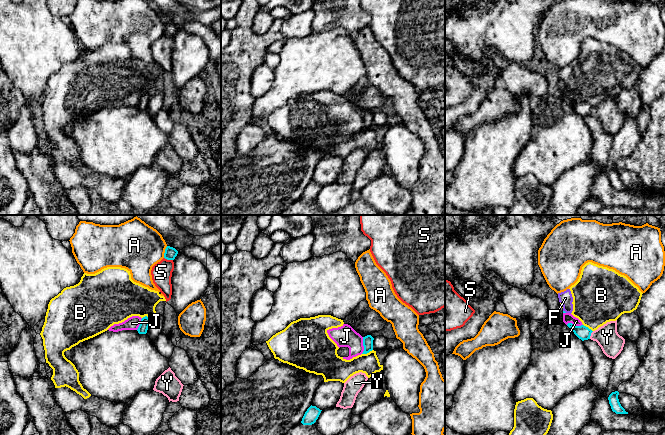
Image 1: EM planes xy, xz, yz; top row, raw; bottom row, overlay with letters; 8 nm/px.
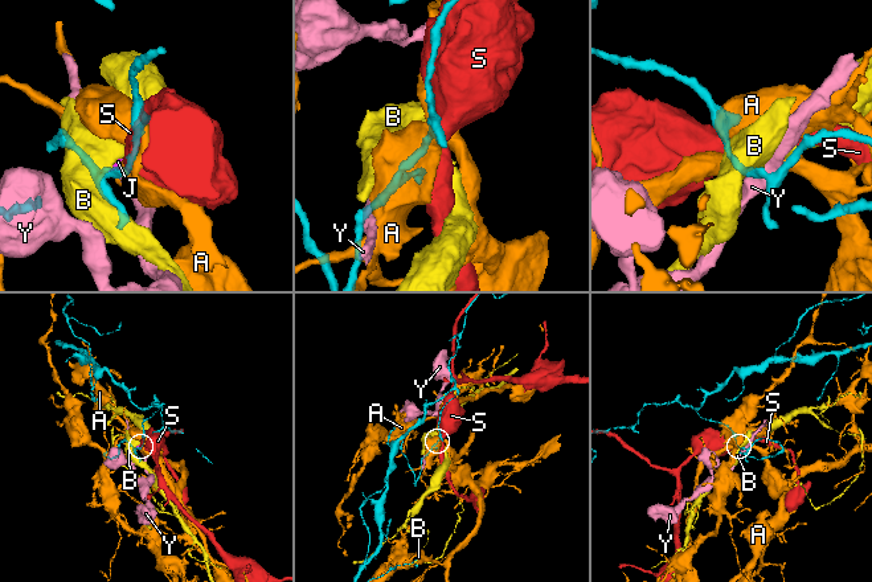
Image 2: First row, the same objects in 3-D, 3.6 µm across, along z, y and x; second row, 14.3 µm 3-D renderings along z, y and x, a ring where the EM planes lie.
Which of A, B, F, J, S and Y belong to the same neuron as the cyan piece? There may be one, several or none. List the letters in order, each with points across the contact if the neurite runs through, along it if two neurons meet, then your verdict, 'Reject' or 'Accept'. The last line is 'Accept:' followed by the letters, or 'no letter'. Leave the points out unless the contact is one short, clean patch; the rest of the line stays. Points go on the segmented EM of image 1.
A: Reject
B: Boundary: xz (372, 349), (362, 354). Reject
F: Boundary: yz (563, 310), (566, 312). Reject
J: Boundary: xz (363, 337), (363, 351), (361, 353). Reject
S: Reject
Y: Boundary: yz (593, 331), (589, 338). Reject
Accept: no letter

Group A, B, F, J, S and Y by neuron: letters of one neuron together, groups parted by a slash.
A / B F J / S / Y

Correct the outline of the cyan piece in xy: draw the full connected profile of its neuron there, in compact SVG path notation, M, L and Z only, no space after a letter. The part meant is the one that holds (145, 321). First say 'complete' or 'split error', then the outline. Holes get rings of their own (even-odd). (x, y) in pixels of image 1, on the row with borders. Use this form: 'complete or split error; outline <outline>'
complete; outline M147 316L143 317L141 319L141 323L137 329L138 333L139 334L146 334L148 327L149 327L149 324L150 324L150 319Z

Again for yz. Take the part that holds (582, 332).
complete; outline M568 323L567 326L571 328L574 334L582 341L590 339L591 333L593 332L591 329L584 325L576 326L572 323Z

